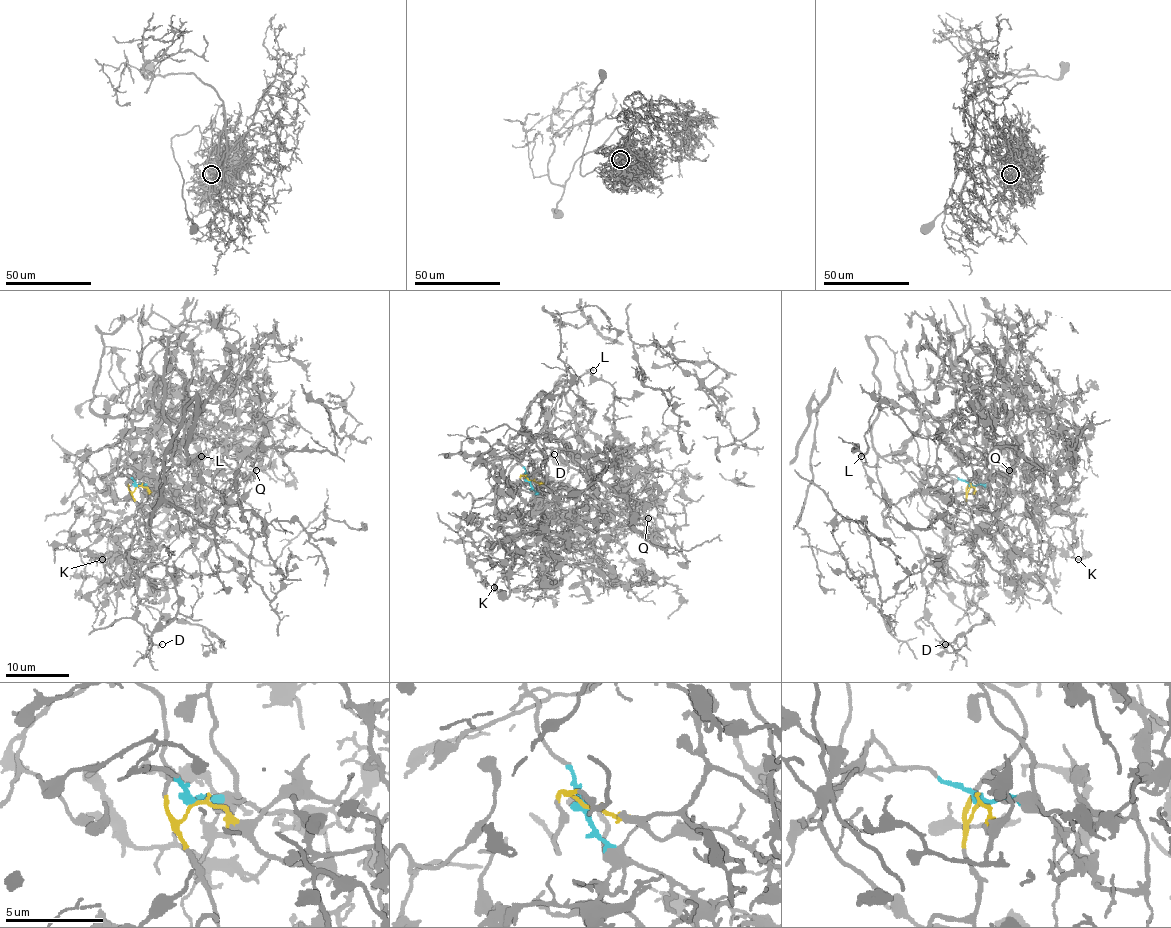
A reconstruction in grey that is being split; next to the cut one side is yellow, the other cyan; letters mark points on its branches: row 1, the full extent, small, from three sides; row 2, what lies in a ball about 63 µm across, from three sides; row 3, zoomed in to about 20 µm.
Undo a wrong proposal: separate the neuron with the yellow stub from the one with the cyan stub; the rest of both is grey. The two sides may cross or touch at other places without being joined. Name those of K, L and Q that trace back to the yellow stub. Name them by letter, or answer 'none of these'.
K, Q

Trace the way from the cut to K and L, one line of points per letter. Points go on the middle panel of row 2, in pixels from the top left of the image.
K: (529, 480), (521, 477), (519, 494), (509, 481), (470, 512), (509, 553), (509, 593), (494, 586)
L: (529, 480), (509, 435), (521, 432), (530, 403), (559, 378), (556, 389), (562, 381), (573, 384), (594, 370)

